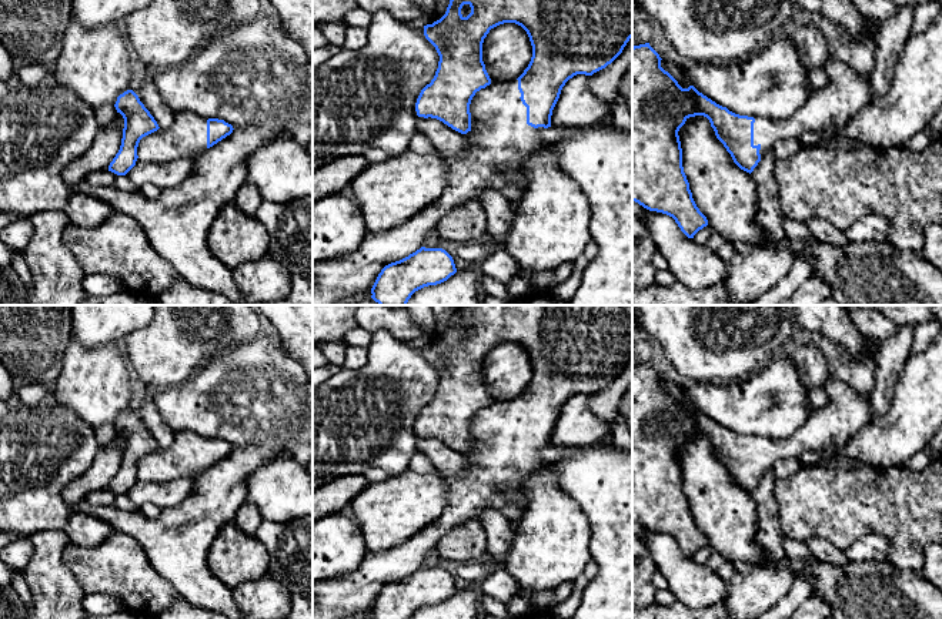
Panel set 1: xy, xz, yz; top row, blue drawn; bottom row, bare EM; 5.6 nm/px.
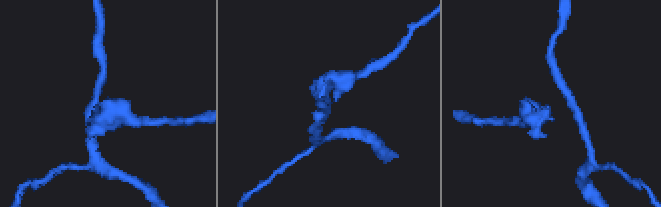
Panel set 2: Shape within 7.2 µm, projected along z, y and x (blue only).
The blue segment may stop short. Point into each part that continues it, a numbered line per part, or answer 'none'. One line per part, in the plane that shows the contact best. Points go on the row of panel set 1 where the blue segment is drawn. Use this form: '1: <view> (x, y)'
1: xz (501, 140)

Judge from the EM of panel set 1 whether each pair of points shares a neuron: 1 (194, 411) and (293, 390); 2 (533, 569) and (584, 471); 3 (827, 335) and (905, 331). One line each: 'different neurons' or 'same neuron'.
1: same neuron
2: different neurons
3: different neurons

